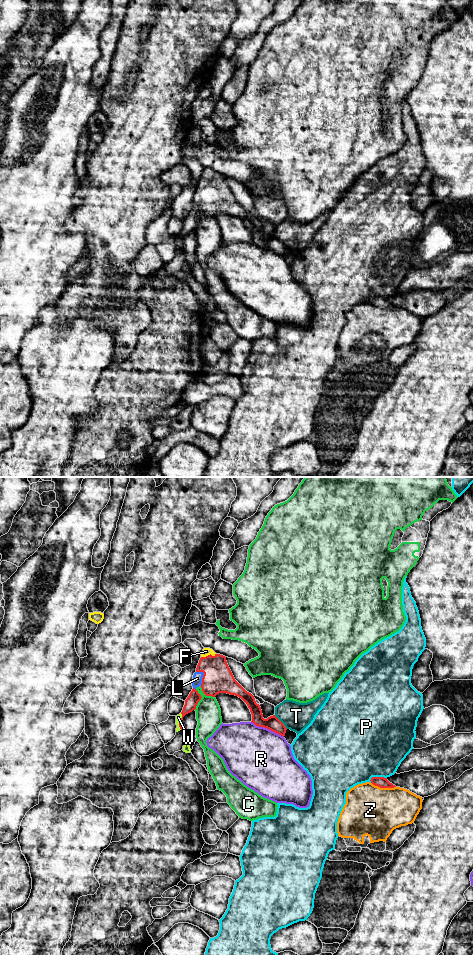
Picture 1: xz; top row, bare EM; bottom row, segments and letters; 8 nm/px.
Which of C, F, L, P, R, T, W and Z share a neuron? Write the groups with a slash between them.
C / F L W / P / R / T / Z

